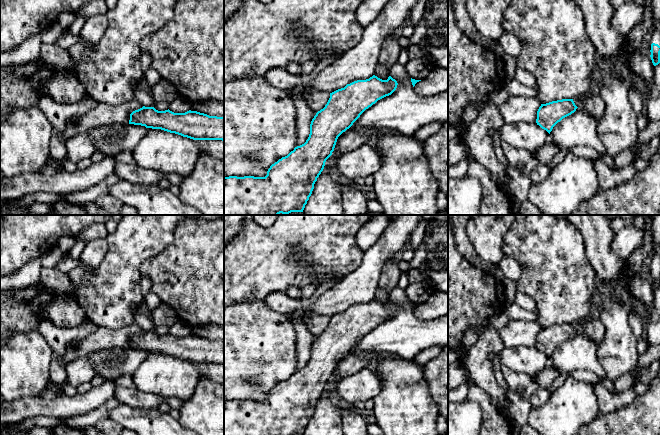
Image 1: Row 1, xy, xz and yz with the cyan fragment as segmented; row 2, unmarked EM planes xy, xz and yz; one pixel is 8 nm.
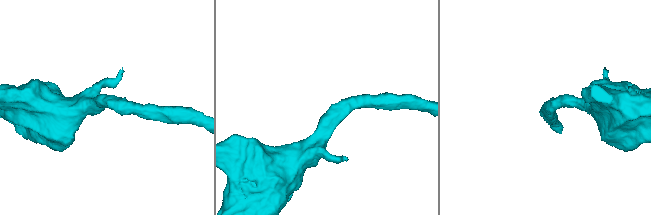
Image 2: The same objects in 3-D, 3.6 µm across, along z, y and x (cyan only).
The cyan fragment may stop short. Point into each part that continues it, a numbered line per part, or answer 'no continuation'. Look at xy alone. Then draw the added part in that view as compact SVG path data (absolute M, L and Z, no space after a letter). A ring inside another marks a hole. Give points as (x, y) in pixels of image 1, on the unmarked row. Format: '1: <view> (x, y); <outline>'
no continuation

